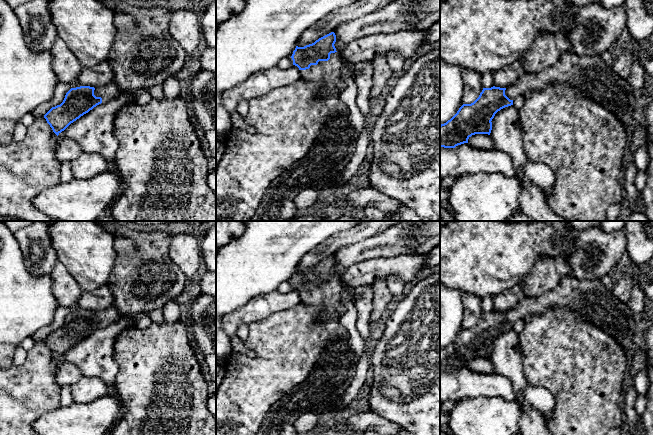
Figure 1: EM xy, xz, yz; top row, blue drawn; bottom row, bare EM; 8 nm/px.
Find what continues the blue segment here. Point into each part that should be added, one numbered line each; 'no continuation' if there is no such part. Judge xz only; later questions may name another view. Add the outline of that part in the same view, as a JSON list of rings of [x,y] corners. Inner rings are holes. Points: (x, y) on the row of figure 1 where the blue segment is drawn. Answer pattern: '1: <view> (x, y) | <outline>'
1: xz (326, 73) | [[[339,52],[331,53],[328,61],[319,61],[317,65],[311,65],[309,69],[300,70],[301,80],[320,86],[315,98],[338,92],[346,87],[346,83],[339,75],[343,63]]]

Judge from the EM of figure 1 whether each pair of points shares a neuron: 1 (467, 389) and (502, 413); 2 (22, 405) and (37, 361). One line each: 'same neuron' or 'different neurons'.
1: different neurons
2: same neuron

